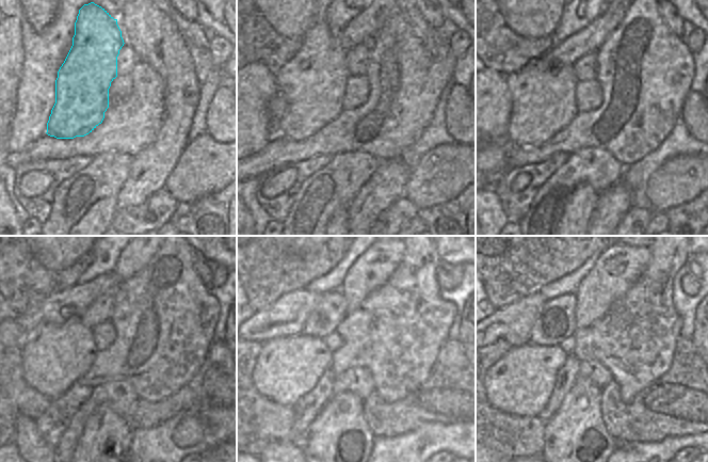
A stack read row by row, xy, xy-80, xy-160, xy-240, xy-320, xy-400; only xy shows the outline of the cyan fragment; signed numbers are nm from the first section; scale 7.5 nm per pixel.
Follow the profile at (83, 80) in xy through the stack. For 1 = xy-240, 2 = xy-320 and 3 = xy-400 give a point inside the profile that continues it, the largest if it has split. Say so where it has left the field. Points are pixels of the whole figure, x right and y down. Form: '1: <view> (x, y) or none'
1: xy-240 (54, 356)
2: xy-320 (287, 368)
3: xy-400 (519, 383)

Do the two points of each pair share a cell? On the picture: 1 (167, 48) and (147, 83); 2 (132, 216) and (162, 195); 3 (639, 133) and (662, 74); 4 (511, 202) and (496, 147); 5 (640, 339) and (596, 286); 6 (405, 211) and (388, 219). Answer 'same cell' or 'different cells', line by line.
1: different cells
2: same cell
3: same cell
4: different cells
5: different cells
6: same cell

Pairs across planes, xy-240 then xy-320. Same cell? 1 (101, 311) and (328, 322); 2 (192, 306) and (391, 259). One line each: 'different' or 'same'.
1: same
2: different

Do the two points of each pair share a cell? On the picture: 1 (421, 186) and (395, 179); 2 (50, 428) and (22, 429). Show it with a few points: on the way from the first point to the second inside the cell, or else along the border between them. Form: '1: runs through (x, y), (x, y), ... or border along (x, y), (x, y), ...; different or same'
1: border along (412, 169), (405, 185), (404, 195); different
2: border along (35, 420), (37, 431), (52, 448); different

